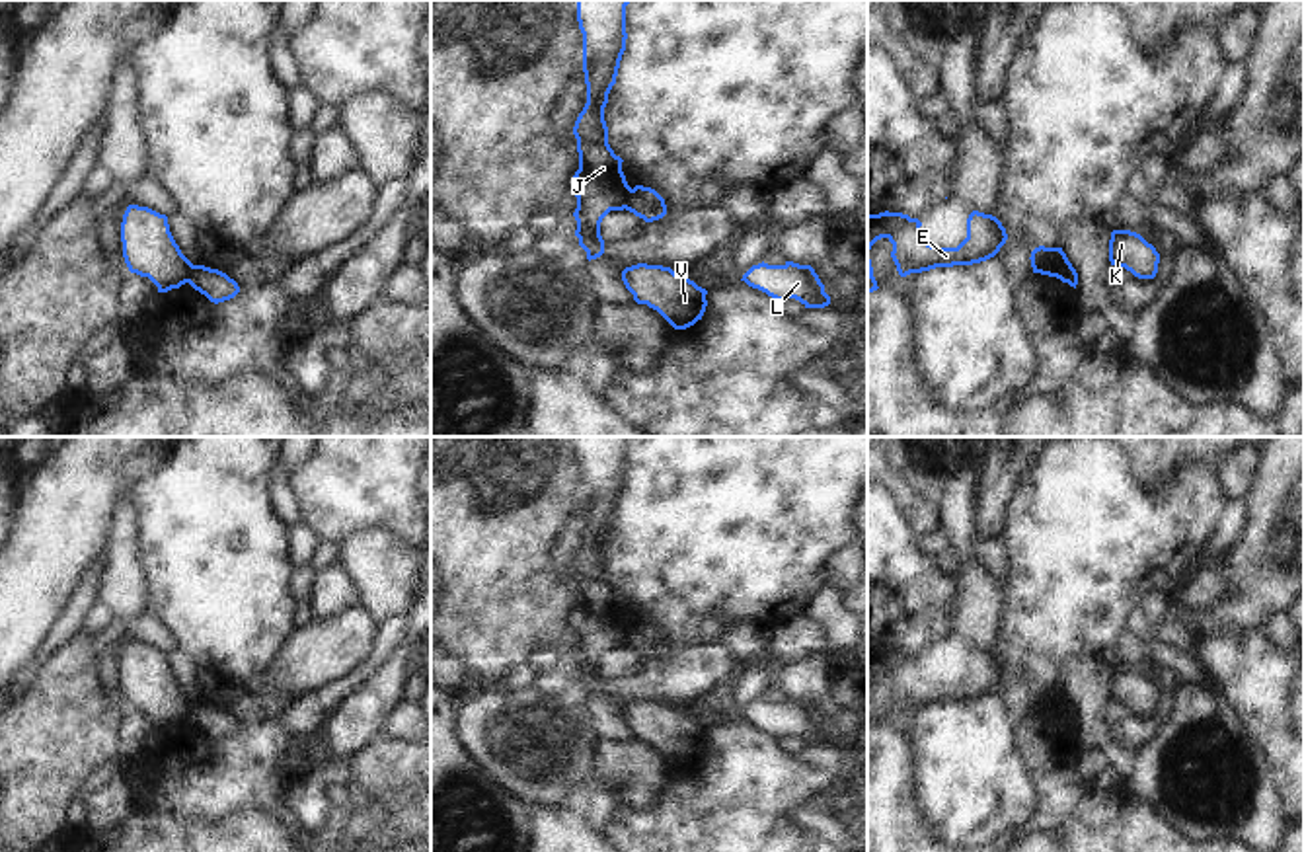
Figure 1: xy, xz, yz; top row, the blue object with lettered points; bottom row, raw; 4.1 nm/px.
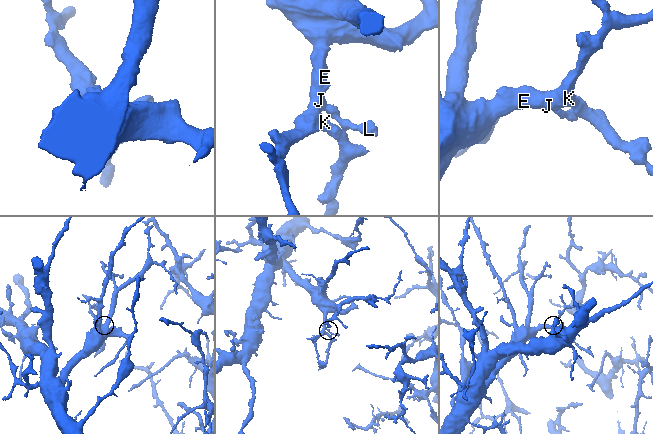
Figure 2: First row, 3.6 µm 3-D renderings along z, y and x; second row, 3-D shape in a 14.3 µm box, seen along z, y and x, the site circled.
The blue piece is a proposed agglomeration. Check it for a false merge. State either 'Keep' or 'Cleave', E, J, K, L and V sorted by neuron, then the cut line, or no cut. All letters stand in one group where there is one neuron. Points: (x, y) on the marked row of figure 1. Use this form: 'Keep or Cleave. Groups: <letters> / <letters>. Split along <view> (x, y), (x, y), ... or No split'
Cleave. Groups: E J K V / L. Split along xz (632, 190), (622, 207).

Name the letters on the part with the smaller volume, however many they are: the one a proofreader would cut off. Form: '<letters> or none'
L.

